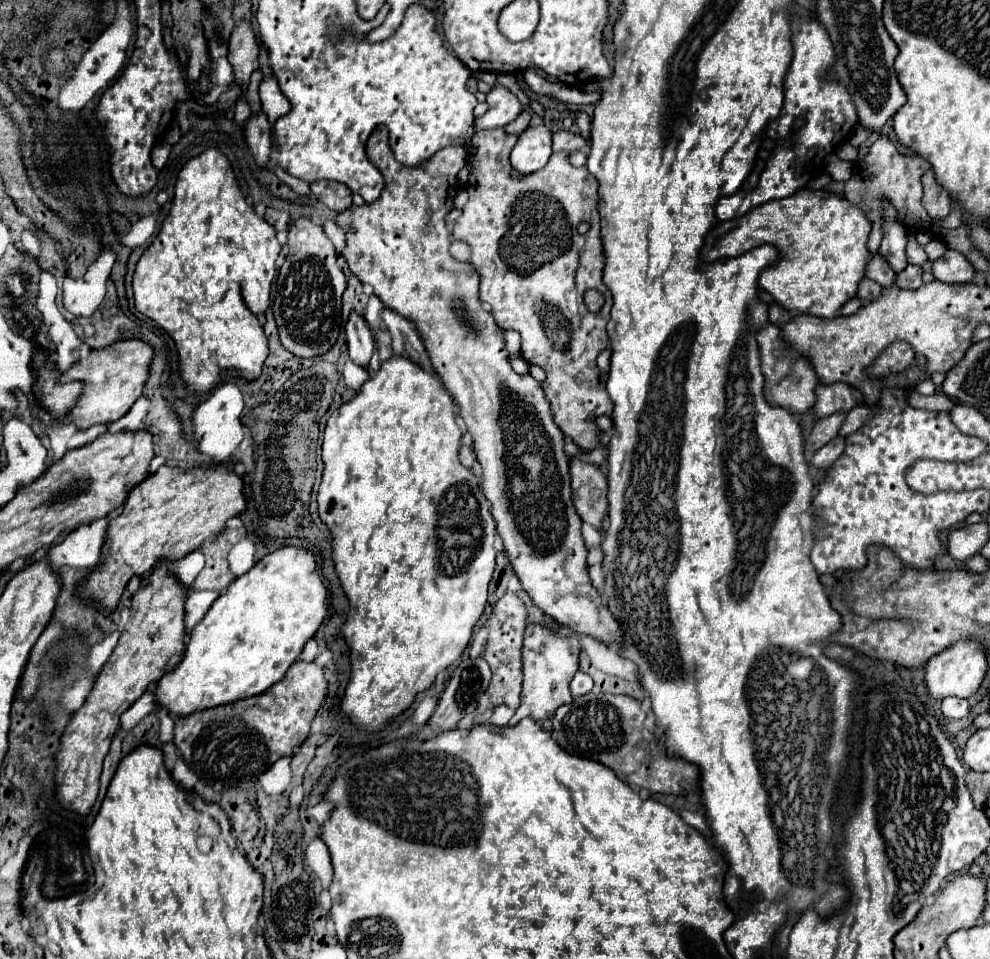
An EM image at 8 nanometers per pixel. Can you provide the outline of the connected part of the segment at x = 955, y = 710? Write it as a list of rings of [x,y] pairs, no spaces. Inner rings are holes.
[[[946,698],[942,702],[942,710],[944,710],[944,716],[948,720],[960,720],[968,714],[968,700],[964,700],[964,698]]]

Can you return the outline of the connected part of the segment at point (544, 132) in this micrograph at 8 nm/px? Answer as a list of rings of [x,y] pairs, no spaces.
[[[540,124],[526,128],[518,136],[510,160],[518,172],[532,174],[548,164],[550,154],[552,154],[552,132],[544,124]]]

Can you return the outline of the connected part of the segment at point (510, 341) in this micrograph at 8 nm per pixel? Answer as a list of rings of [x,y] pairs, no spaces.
[[[506,330],[506,332],[504,332],[504,340],[506,340],[508,352],[510,352],[512,356],[516,356],[516,354],[518,354],[518,348],[520,348],[520,336],[518,336],[516,332]]]

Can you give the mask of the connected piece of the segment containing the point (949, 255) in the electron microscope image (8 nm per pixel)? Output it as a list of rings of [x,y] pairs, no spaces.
[[[946,250],[942,258],[932,262],[932,274],[944,284],[968,284],[972,282],[974,268],[960,252]]]

